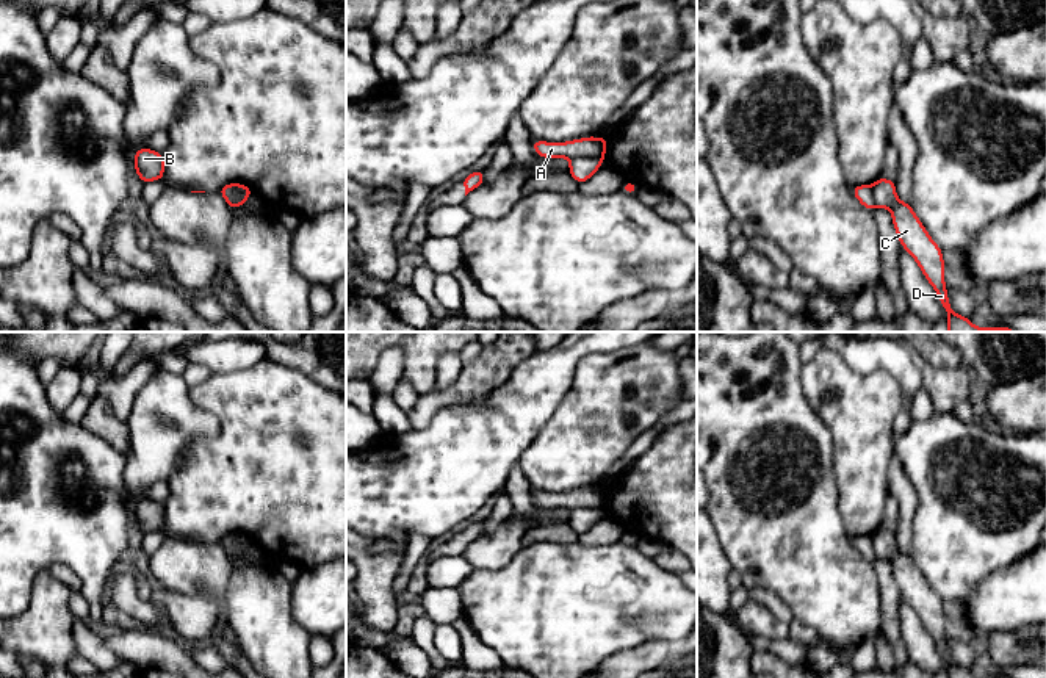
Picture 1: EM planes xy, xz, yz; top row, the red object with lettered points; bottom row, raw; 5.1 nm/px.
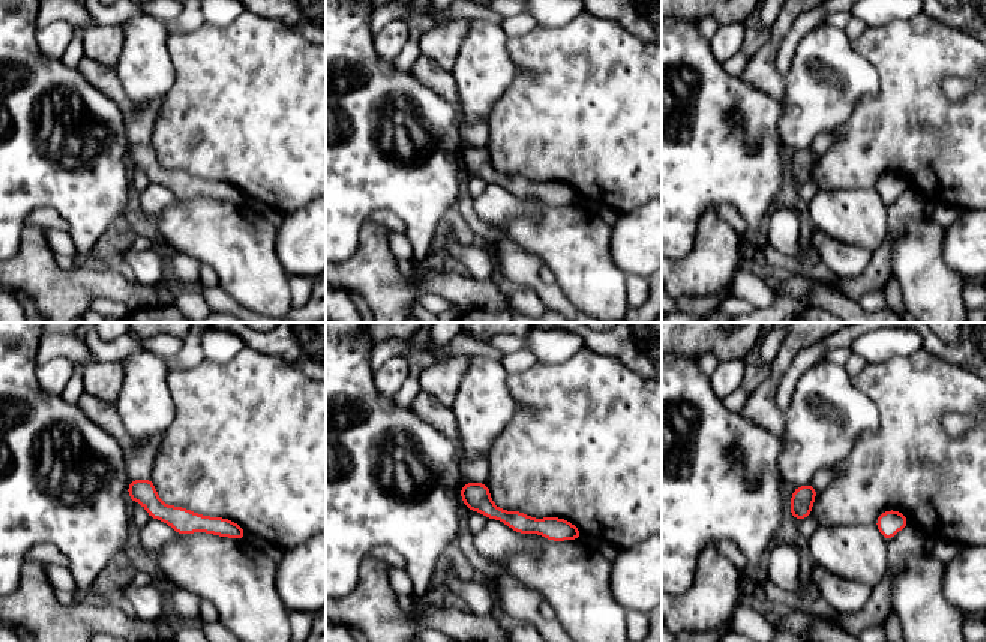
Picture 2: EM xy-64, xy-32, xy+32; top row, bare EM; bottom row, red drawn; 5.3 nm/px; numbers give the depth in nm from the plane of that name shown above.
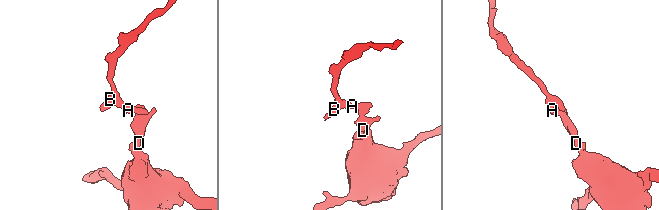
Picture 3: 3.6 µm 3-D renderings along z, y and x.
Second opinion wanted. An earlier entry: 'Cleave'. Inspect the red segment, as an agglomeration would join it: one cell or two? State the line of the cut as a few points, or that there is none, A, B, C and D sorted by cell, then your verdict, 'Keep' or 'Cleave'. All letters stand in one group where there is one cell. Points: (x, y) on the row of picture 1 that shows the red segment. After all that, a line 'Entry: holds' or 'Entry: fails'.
Split along xy (220, 190), (232, 198), (251, 194). Groups: A B / C D. Cleave
Entry: holds

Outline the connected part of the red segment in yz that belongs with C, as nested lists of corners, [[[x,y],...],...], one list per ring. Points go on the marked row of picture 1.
[[[885,177],[877,179],[872,191],[875,204],[891,211],[900,246],[916,260],[924,277],[936,291],[938,301],[947,313],[947,332],[1016,332],[1004,326],[976,327],[969,318],[957,315],[946,290],[943,251],[932,240],[910,202],[900,202],[896,183]]]

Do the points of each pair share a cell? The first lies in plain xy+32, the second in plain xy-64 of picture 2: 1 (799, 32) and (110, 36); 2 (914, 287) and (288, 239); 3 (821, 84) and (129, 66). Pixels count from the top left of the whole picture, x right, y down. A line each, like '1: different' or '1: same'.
1: same
2: different
3: same

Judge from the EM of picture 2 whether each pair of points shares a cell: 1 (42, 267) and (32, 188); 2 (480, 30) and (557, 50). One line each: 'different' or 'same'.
1: different
2: different

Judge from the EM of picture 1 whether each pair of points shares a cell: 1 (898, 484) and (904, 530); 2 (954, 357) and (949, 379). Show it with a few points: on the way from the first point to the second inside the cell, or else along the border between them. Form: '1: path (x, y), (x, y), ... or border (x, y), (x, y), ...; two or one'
1: path (905, 495), (905, 519); one
2: border (918, 351), (934, 365), (962, 365); two

